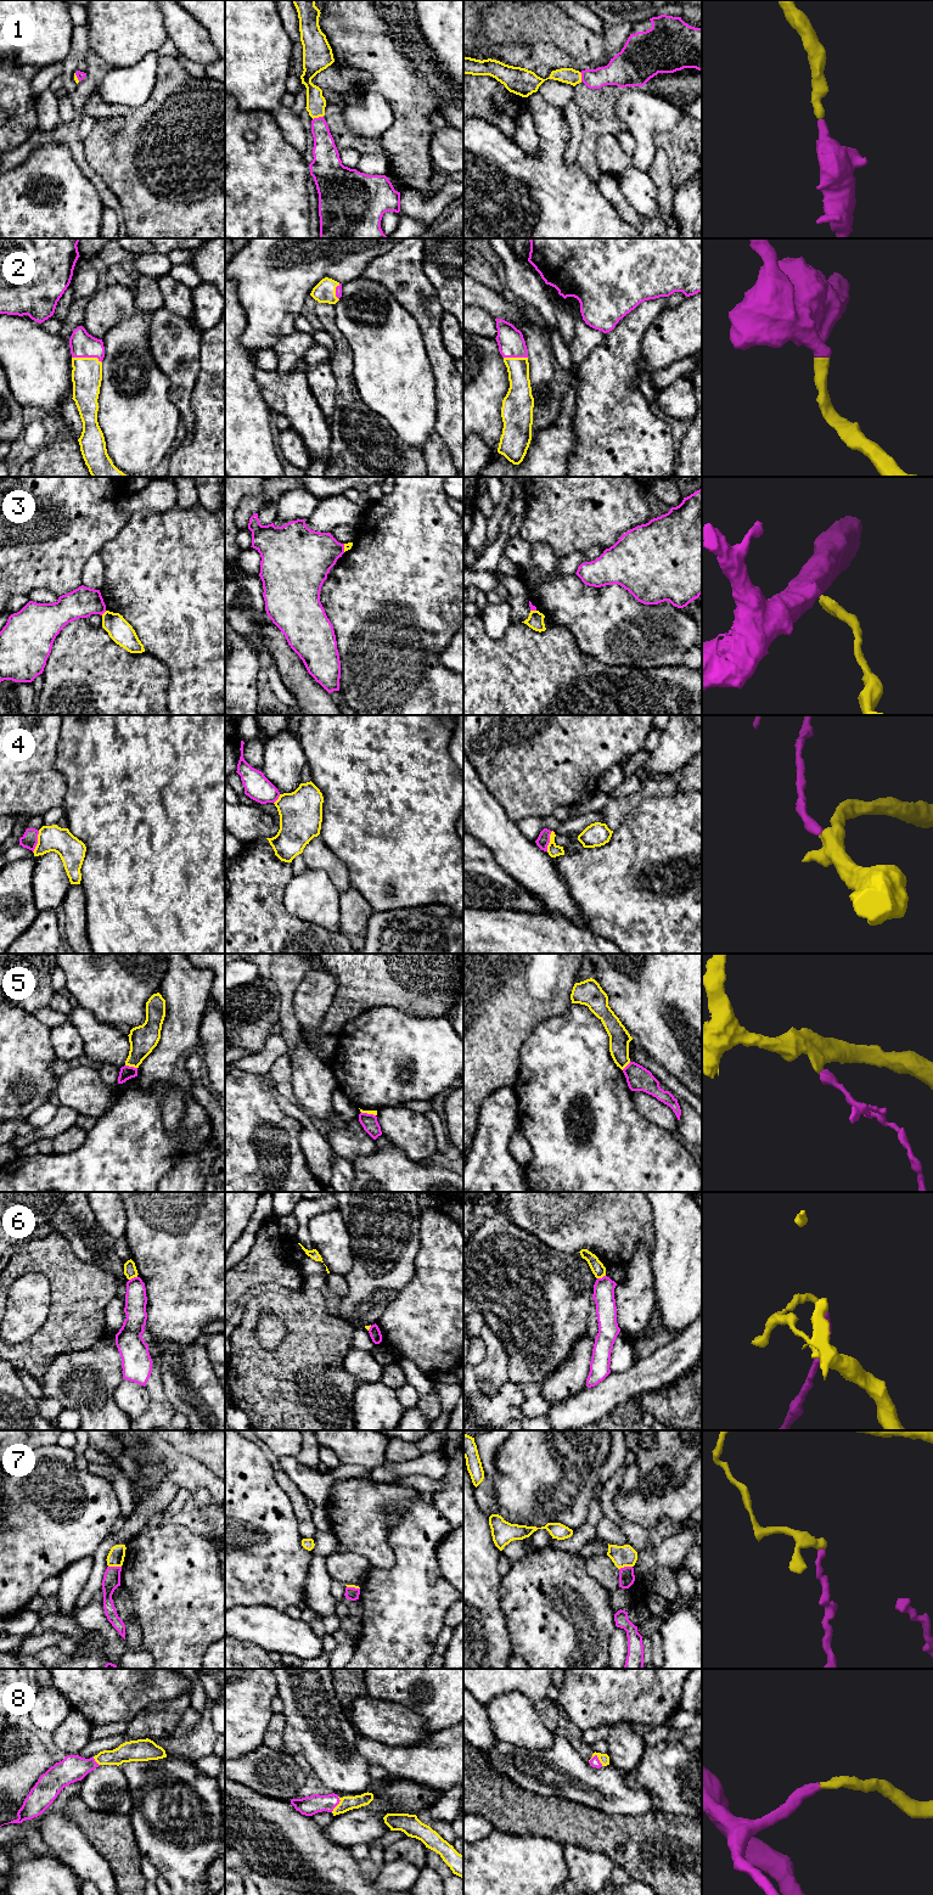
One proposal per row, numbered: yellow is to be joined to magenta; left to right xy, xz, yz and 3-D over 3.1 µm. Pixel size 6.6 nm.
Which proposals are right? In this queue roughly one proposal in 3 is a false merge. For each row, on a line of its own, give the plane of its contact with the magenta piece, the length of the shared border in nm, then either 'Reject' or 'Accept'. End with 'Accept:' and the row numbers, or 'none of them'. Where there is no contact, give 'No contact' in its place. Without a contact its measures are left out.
1: Touches magenta in xz. Shared border 80 nm. Accept
2: Touches magenta in xy. Shared border 200 nm. Accept
3: Touches magenta in xy. Shared border 50 nm. Reject
4: Touches magenta in xy. Shared border 150 nm. Reject
5: Touches magenta in xy. Shared border 80 nm. Reject
6: Touches magenta in xy. Shared border 60 nm. Reject
7: Touches magenta in xy. Shared border 90 nm. Reject
8: Touches magenta in yz. Shared border 100 nm. Accept
Accept: 1, 2, 8

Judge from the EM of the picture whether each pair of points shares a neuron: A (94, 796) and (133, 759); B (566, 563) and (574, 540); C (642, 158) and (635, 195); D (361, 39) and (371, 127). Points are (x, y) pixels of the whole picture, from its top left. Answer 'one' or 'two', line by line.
A: one
B: two
C: two
D: two

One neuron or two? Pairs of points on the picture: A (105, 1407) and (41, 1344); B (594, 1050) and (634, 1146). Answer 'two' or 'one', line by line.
A: two
B: one

